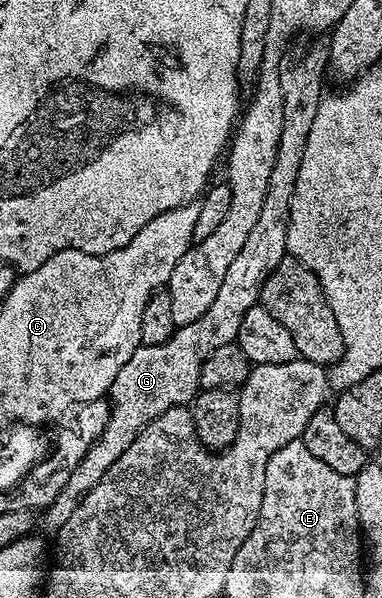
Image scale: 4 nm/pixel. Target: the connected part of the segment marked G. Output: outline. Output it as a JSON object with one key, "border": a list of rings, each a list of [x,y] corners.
{"border":[[[312,44],[304,52],[304,57],[293,68],[285,67],[280,73],[280,97],[284,99],[282,110],[282,130],[278,138],[278,150],[274,158],[274,170],[270,170],[270,182],[266,186],[266,198],[262,202],[262,214],[254,230],[250,230],[250,238],[246,238],[242,250],[238,250],[238,258],[230,262],[230,270],[226,270],[226,278],[222,278],[222,287],[214,297],[214,302],[206,309],[206,314],[198,318],[198,322],[190,322],[177,327],[171,338],[161,344],[146,344],[134,350],[134,354],[118,370],[110,389],[111,412],[109,422],[100,439],[90,446],[89,452],[77,464],[77,468],[69,474],[69,481],[62,487],[61,493],[53,499],[51,505],[43,509],[44,524],[52,530],[58,530],[78,510],[80,501],[86,493],[126,454],[126,446],[130,446],[133,436],[147,426],[151,420],[166,414],[166,410],[191,405],[197,392],[201,391],[200,375],[202,366],[218,346],[226,346],[235,341],[238,330],[242,326],[242,318],[246,318],[246,310],[250,310],[259,301],[260,291],[266,278],[286,258],[288,252],[288,215],[292,205],[292,197],[296,194],[298,182],[298,166],[302,166],[302,154],[306,150],[306,142],[310,138],[310,126],[314,126],[314,114],[318,114],[318,106],[322,99],[324,88],[324,68],[329,67],[328,44]]]}

